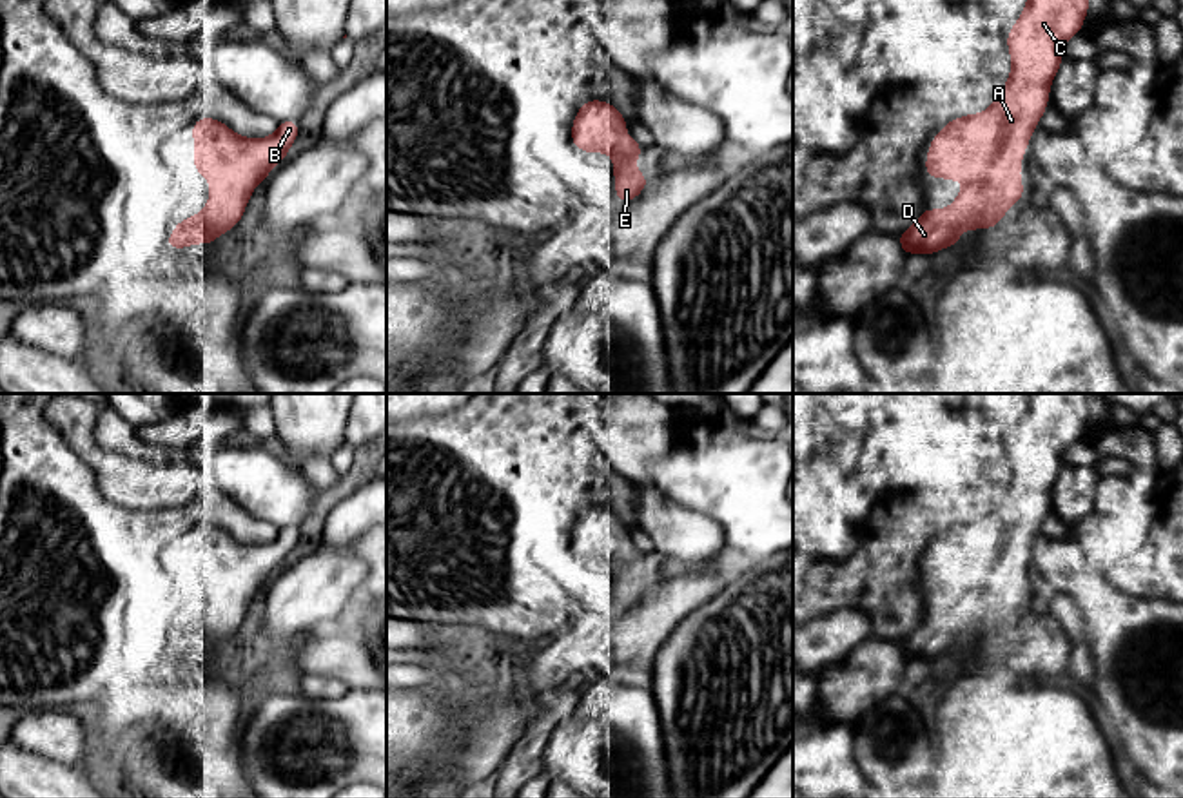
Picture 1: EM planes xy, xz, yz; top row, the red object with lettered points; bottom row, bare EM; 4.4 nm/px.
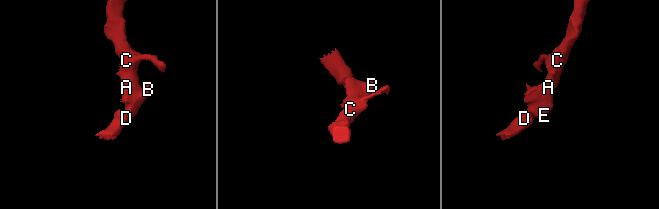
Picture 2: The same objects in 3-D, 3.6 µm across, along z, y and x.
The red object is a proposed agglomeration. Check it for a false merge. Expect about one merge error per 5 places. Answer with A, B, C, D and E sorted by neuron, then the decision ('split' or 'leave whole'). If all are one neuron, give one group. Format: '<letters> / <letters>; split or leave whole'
A B C D E; leave whole

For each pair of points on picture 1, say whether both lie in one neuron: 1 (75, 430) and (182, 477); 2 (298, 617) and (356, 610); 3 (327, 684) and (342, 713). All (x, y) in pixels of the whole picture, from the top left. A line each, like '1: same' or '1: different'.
1: same
2: different
3: different

